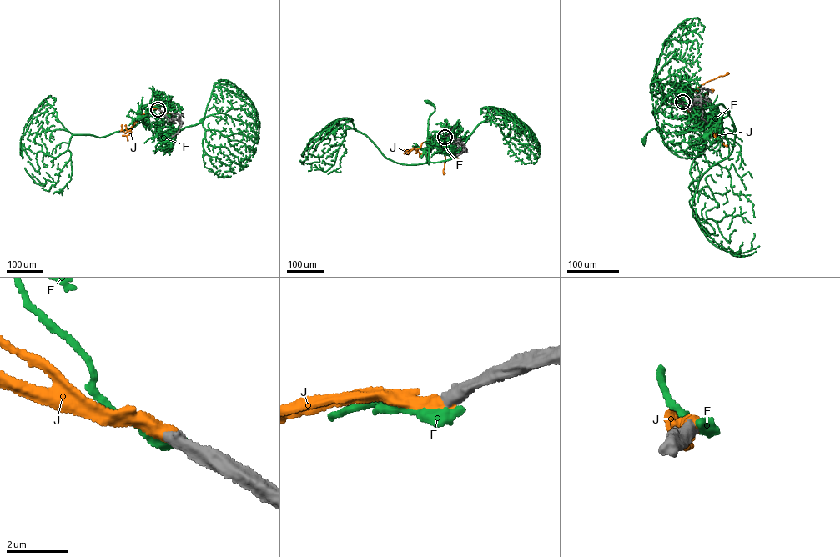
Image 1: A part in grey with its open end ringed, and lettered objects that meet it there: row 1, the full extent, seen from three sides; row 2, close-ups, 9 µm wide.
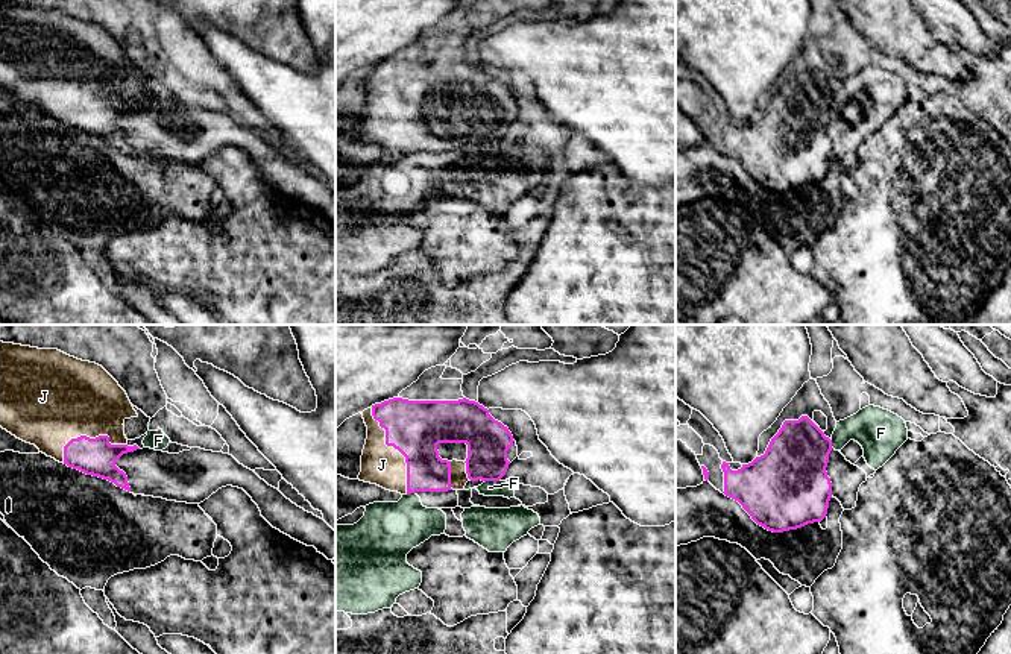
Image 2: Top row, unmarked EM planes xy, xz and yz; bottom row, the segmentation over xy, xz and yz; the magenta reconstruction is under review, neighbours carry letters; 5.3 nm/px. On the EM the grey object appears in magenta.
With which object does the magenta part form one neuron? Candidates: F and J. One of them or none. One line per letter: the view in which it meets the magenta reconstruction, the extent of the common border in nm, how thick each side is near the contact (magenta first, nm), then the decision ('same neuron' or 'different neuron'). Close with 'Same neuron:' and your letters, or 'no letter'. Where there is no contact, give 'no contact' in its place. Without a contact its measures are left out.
F: meets magenta in xz; contact 80 nm long; 220 nm thick on the magenta side, 80 nm on the other; different neuron
J: meets magenta in xz; contact 500 nm long; 300 nm thick on the magenta side, 220 nm on the other; same neuron
Same neuron: J

